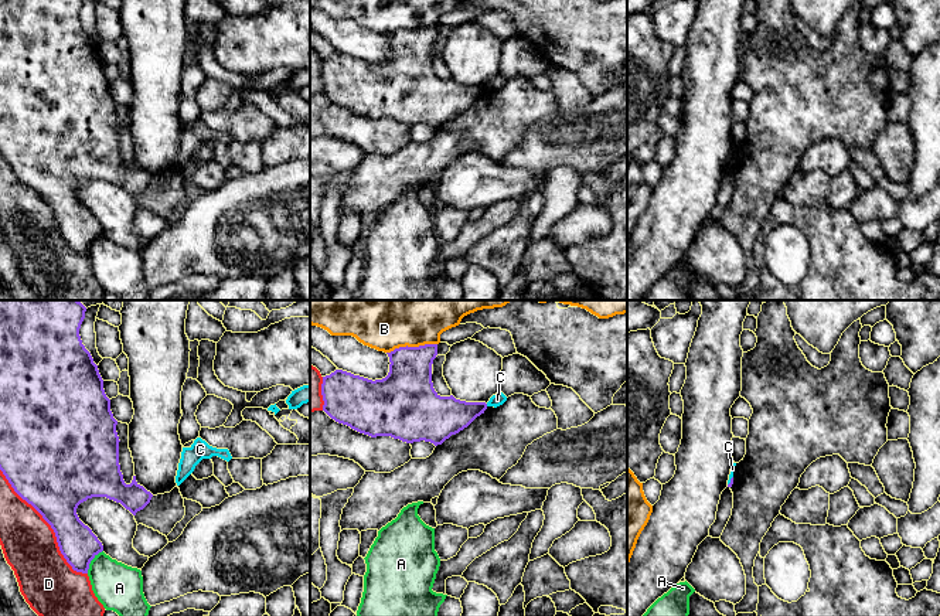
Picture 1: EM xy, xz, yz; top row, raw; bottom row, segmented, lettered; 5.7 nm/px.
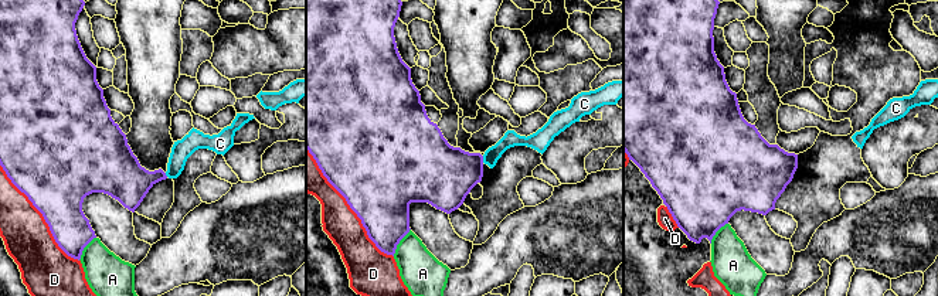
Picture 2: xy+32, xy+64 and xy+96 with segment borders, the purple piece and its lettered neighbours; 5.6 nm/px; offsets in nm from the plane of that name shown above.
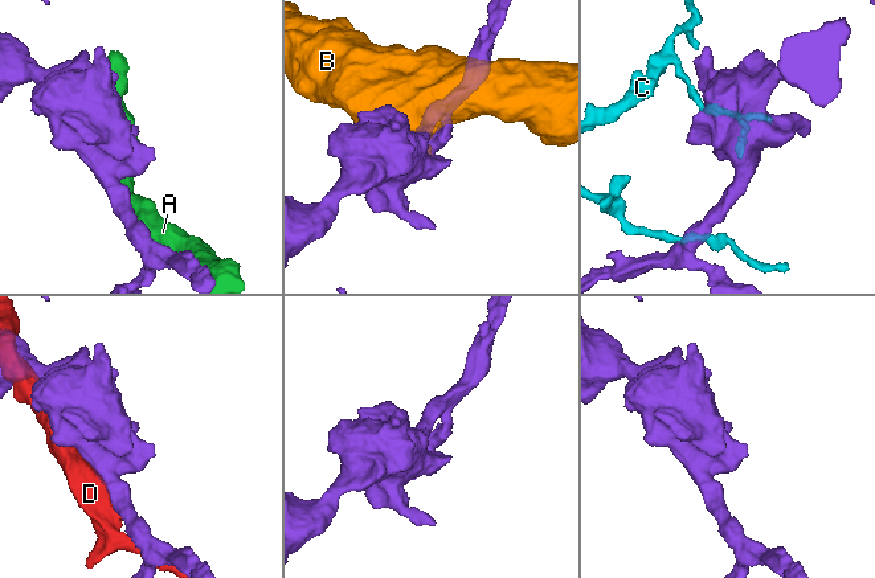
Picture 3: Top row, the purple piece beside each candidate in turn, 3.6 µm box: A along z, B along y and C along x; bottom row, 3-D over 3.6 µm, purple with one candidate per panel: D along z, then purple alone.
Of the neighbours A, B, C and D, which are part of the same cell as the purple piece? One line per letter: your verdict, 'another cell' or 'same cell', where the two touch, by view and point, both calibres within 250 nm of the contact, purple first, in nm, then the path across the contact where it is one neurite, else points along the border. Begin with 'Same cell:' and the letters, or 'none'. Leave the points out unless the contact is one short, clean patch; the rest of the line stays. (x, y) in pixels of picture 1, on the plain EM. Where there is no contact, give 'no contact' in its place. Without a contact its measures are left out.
Same cell: none
A: another cell; contact xy (91, 242); calibres 220 and 260 nm
B: another cell; contact xz (411, 30); calibres 300 and 190 nm
C: another cell; contact yz (731, 163); calibres 20 and 20 nm; border yz (732, 159), (728, 167)
D: another cell; contact xy (50, 207); calibres 380 and 320 nm

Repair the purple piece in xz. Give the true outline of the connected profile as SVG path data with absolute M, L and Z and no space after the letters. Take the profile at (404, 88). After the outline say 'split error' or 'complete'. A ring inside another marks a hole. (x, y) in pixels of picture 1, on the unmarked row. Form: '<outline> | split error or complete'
M437 27L406 28L386 37L391 47L382 62L372 64L343 52L323 59L323 93L331 102L371 120L391 119L406 126L425 123L437 129L487 92L486 85L466 85L453 78L440 79L435 74L432 47L437 38Z | complete

